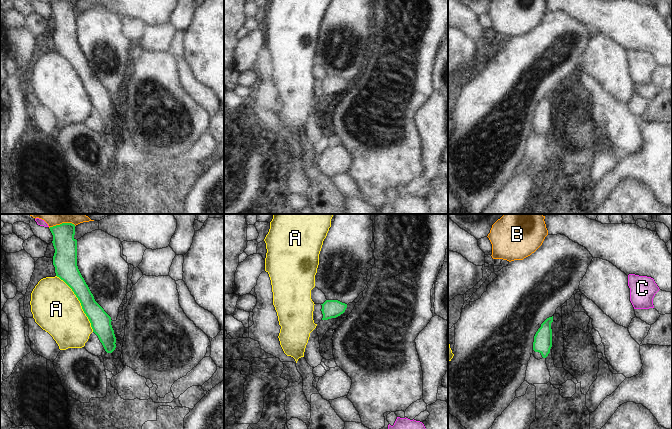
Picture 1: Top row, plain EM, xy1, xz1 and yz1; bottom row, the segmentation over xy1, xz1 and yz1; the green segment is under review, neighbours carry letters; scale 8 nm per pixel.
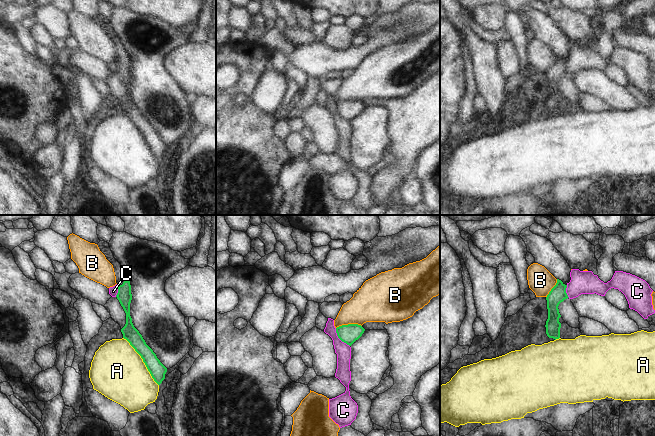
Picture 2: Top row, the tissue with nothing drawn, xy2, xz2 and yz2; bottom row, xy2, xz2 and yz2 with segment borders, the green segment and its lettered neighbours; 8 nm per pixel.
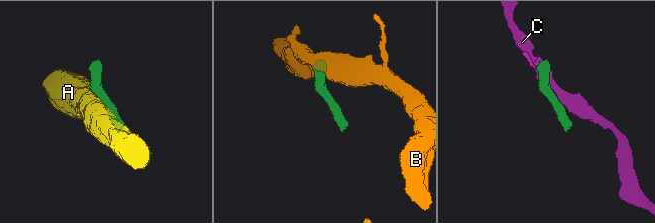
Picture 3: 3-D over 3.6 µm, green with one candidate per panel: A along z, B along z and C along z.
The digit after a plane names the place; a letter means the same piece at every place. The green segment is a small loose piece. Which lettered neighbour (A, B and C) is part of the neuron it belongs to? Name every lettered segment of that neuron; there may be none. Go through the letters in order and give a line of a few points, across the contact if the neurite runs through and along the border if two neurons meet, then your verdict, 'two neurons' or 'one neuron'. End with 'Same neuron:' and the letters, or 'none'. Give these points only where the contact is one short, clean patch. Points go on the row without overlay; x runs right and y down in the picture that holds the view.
A: two neurons
B: line xz2 (361, 101), (342, 100), (336, 104); two neurons
C: line xz2 (335, 104), (336, 111), (349, 122); two neurons
Same neuron: none

